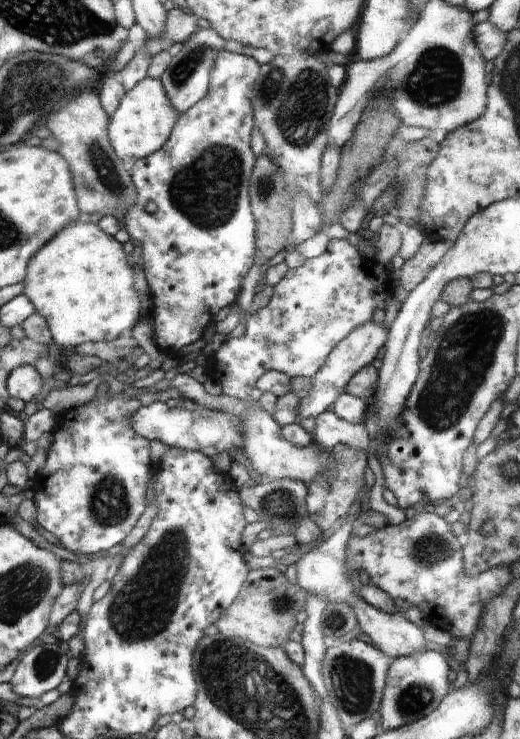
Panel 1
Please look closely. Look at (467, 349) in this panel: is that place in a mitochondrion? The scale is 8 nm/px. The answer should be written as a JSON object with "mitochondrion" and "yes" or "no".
{"mitochondrion":"yes"}

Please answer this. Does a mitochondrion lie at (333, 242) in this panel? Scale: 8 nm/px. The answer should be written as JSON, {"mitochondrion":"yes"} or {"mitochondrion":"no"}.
{"mitochondrion":"no"}

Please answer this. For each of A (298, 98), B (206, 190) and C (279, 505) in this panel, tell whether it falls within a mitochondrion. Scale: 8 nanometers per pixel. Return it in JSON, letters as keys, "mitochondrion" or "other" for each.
{"A":"mitochondrion","B":"mitochondrion","C":"mitochondrion"}

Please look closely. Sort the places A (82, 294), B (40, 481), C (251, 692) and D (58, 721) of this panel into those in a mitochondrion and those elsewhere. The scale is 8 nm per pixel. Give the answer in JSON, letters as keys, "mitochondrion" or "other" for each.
{"A":"other","B":"other","C":"mitochondrion","D":"other"}

